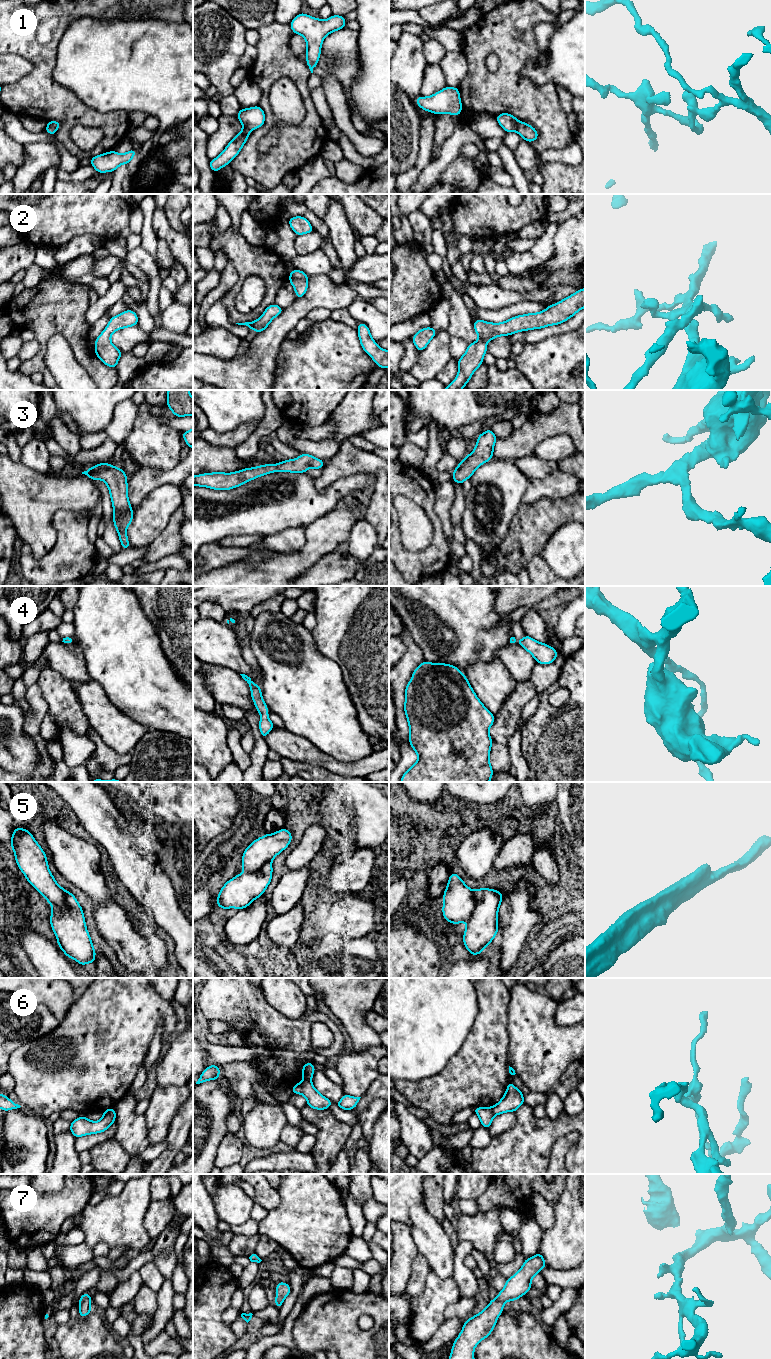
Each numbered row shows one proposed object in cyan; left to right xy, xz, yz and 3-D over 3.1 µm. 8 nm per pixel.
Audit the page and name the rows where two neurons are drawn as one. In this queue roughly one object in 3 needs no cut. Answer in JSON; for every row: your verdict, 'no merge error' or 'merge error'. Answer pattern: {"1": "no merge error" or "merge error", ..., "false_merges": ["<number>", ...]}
{"1": "merge error", "2": "no merge error", "3": "no merge error", "4": "no merge error", "5": "merge error", "6": "merge error", "7": "no merge error", "false_merges": ["1", "5", "6"]}

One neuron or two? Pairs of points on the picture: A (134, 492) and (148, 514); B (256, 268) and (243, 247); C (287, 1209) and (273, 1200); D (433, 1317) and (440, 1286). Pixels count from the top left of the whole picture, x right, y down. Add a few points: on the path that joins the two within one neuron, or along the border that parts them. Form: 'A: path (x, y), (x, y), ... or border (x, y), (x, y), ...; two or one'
A: border (158, 486), (138, 505), (132, 506); two
B: path (252, 263), (243, 252); one
C: border (278, 1189), (280, 1203), (269, 1211); two
D: path (433, 1309), (433, 1301), (438, 1294); one

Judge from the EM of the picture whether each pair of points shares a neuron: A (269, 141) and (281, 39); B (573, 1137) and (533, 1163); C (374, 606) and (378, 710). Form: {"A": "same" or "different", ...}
{"A": "different", "B": "different", "C": "same"}

